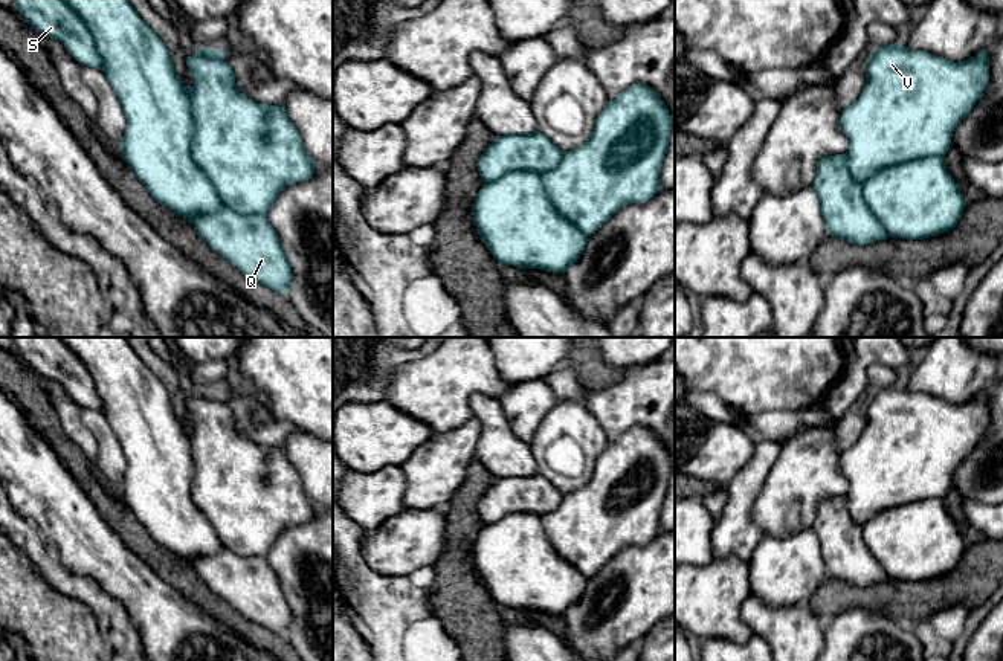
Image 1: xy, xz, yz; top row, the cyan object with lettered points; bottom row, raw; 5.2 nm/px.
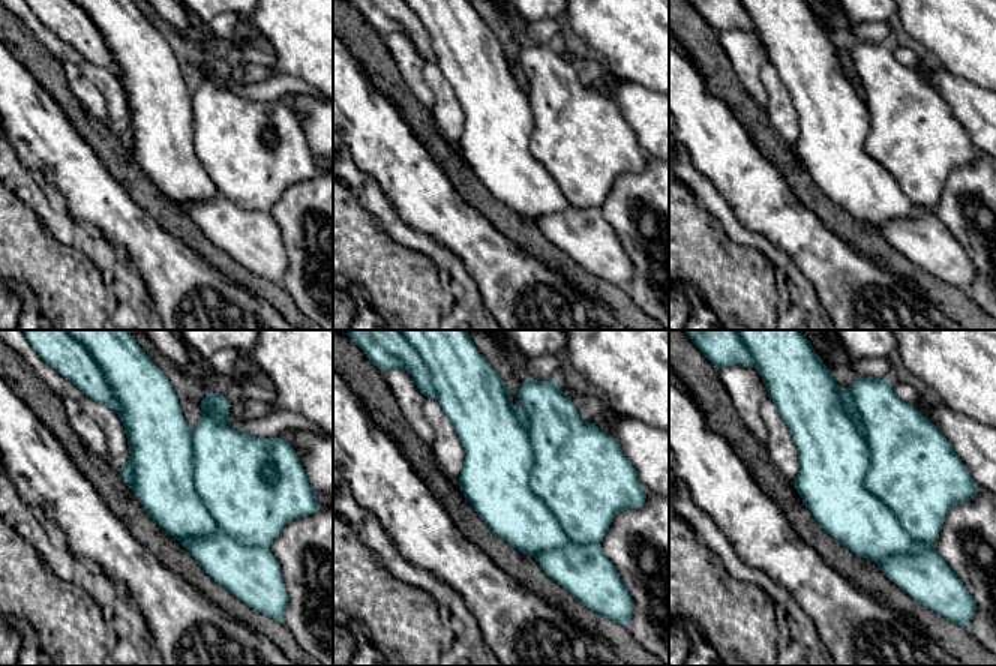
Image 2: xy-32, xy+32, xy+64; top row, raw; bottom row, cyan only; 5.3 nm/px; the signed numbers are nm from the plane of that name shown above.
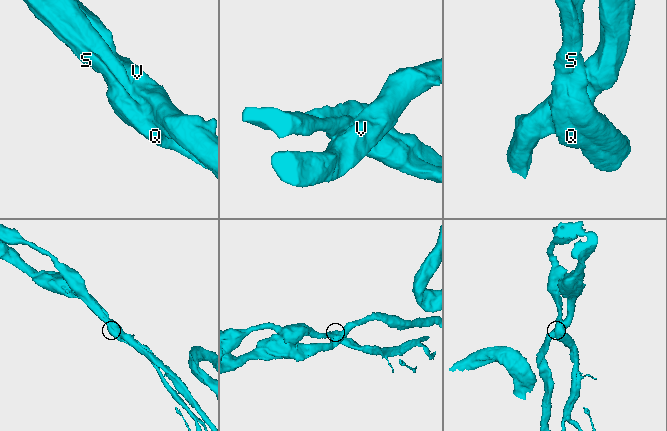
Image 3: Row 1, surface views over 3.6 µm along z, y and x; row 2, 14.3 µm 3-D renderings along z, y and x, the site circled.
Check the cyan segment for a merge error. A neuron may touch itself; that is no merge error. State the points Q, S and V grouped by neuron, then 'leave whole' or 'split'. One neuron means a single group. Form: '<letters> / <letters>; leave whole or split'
Q S / V; split

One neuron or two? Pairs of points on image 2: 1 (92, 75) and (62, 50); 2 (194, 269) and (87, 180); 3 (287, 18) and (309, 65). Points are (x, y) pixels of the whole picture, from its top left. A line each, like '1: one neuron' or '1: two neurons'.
1: one neuron
2: one neuron
3: one neuron

